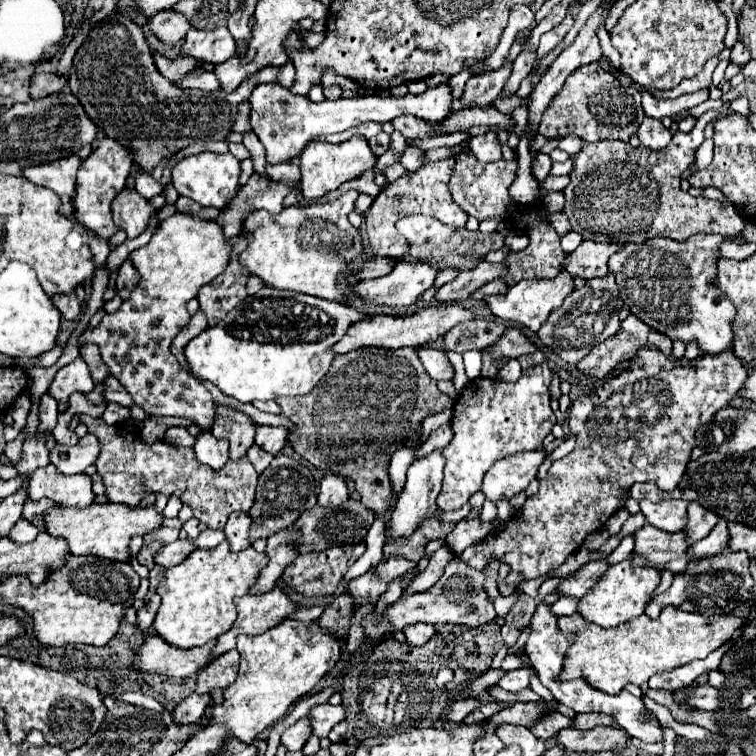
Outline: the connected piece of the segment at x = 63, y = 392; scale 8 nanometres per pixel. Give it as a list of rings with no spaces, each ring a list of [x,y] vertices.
[[[76,357],[72,363],[62,367],[50,385],[50,393],[60,401],[60,413],[66,411],[68,397],[74,391],[88,393],[92,389],[94,389],[94,381],[92,381],[90,369],[82,357]]]

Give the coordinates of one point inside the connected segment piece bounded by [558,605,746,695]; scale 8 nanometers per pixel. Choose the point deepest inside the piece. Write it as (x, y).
(608, 659)

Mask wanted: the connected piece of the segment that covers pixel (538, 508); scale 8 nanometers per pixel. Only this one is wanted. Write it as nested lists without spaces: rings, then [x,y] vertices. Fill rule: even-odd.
[[[640,347],[630,367],[618,375],[608,375],[598,389],[572,401],[568,427],[576,437],[576,447],[570,455],[552,461],[538,493],[526,499],[508,529],[486,545],[464,549],[460,559],[482,569],[496,557],[508,563],[512,571],[524,573],[526,579],[558,569],[590,533],[608,523],[632,483],[654,481],[662,491],[672,491],[680,483],[696,445],[696,429],[732,401],[746,377],[748,367],[736,357],[734,349],[704,353],[688,361],[668,357],[656,347]],[[602,405],[604,417],[594,417]]]

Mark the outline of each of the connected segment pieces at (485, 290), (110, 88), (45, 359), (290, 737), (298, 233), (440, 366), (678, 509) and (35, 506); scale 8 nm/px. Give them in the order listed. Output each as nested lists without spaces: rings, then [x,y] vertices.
[[[494,279],[490,283],[486,283],[484,287],[480,287],[476,293],[472,293],[474,299],[484,299],[484,297],[492,297],[492,295],[506,295],[508,293],[508,285],[502,279]]]
[[[112,11],[104,21],[96,23],[96,27],[90,31],[86,41],[80,45],[70,75],[68,75],[68,87],[78,97],[78,101],[84,105],[88,117],[104,129],[104,135],[120,139],[124,145],[132,147],[134,151],[134,163],[140,165],[146,173],[152,171],[154,165],[158,165],[164,157],[170,157],[172,153],[196,143],[196,141],[224,141],[226,135],[232,131],[238,105],[250,97],[250,91],[268,81],[276,81],[280,73],[280,67],[266,67],[258,75],[244,81],[236,91],[232,93],[204,93],[198,89],[182,89],[170,79],[166,79],[156,67],[150,53],[150,47],[146,43],[146,37],[142,29],[128,17],[118,11]]]
[[[56,345],[55,348],[53,348],[50,351],[47,351],[40,356],[37,357],[38,363],[36,367],[50,367],[56,361],[59,359],[63,352],[64,347],[61,347],[60,345]]]
[[[304,717],[282,733],[282,745],[288,751],[300,751],[304,743],[310,739],[310,735],[312,735],[312,723],[310,717]]]
[[[350,189],[346,195],[324,205],[286,207],[278,215],[254,211],[246,217],[244,227],[254,233],[254,239],[240,253],[240,265],[266,285],[276,289],[290,289],[346,303],[348,295],[340,291],[340,277],[352,263],[362,259],[360,233],[346,219],[358,199],[358,191]]]
[[[428,345],[428,347],[416,349],[416,353],[418,353],[418,357],[420,357],[424,369],[426,369],[436,381],[440,381],[440,379],[452,379],[452,377],[454,377],[454,369],[450,369],[448,357],[444,355],[442,349],[436,349],[436,347],[430,347],[430,345]]]
[[[664,499],[658,503],[640,501],[640,509],[646,515],[648,523],[666,531],[680,531],[688,523],[688,501],[682,499]]]
[[[40,499],[40,501],[26,501],[24,503],[24,513],[22,513],[22,517],[26,517],[28,521],[32,521],[32,523],[36,523],[36,527],[42,531],[44,529],[44,513],[50,509],[50,507],[56,507],[56,503],[52,501],[52,499]]]

